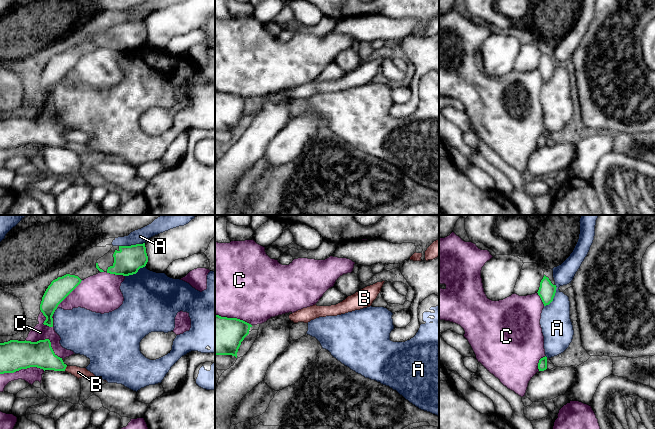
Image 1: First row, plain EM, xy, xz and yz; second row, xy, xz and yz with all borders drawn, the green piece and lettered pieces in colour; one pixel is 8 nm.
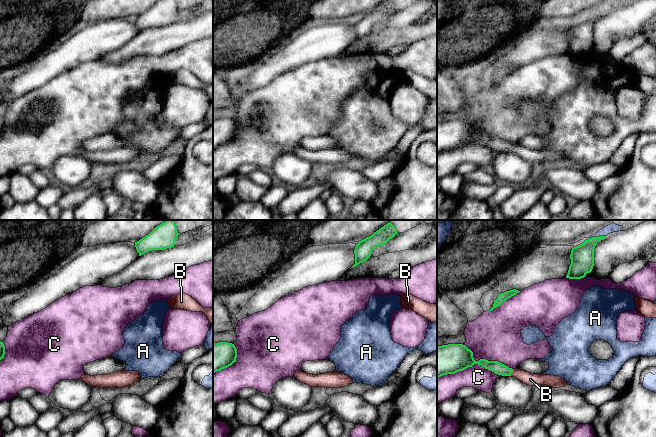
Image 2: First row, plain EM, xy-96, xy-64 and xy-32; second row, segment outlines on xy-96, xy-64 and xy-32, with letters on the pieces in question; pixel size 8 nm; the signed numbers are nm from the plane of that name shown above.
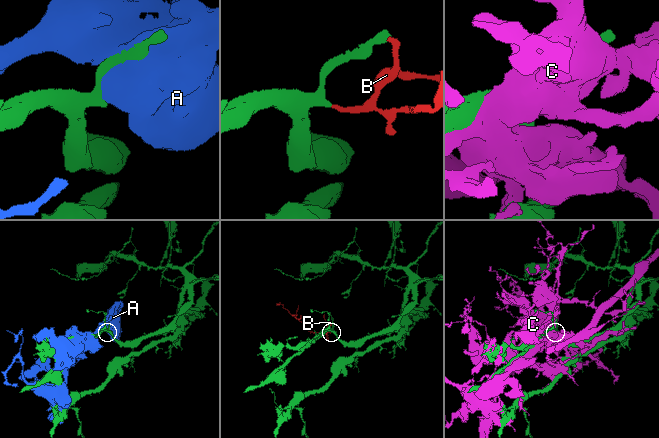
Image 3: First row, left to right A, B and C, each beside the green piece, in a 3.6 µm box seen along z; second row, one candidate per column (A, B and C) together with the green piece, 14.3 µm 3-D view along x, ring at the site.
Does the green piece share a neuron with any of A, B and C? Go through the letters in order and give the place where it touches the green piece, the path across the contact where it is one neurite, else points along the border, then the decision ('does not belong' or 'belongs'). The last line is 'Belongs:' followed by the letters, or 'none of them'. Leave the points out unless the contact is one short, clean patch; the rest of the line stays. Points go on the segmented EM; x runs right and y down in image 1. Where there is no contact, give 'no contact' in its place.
A: meets green in xy at (131, 245); does not belong
B: meets green in xy at (65, 368); runs through xy (40, 354), (47, 360), (65, 368), (78, 372); belongs
C: meets green in xy at (57, 306); does not belong
Belongs: B

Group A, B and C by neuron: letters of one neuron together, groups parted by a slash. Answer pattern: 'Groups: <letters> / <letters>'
Groups: A / B / C

